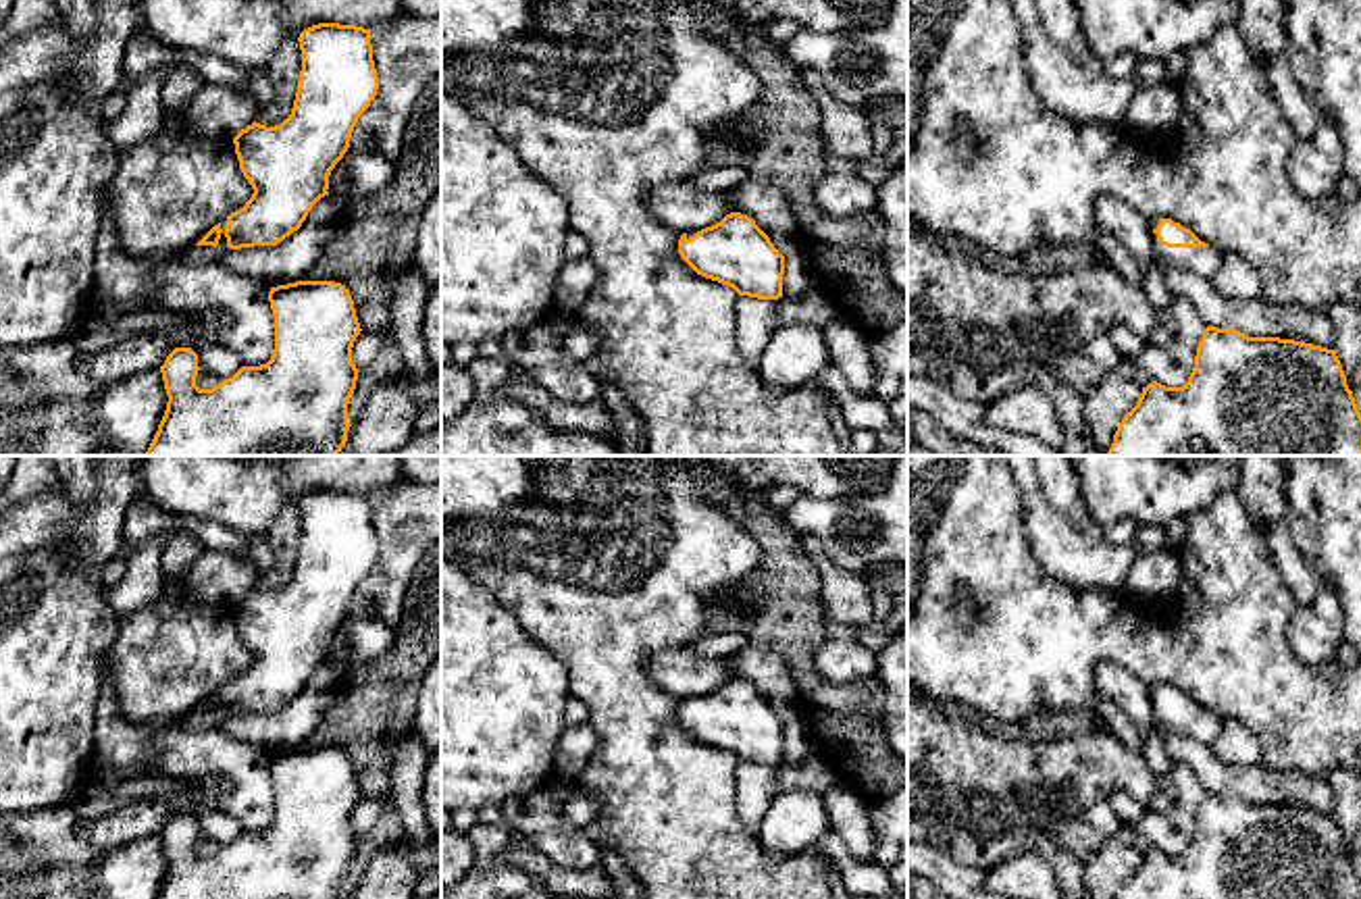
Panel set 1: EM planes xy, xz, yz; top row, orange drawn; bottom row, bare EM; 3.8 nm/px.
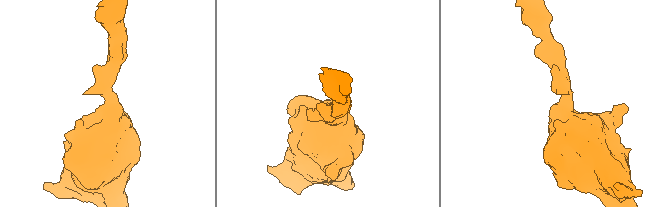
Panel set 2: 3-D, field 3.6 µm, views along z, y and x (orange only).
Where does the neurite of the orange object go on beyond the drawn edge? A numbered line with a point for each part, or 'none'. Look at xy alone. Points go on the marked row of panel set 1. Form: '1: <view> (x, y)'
1: xy (196, 254)

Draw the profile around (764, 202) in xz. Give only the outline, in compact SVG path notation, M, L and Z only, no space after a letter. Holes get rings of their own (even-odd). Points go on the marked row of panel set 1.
M747 177L728 191L733 212L747 214L785 258L801 250L801 231L785 191L770 181Z

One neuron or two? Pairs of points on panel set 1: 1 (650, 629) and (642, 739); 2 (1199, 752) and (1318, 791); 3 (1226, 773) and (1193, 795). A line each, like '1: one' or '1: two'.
1: one
2: one
3: two

